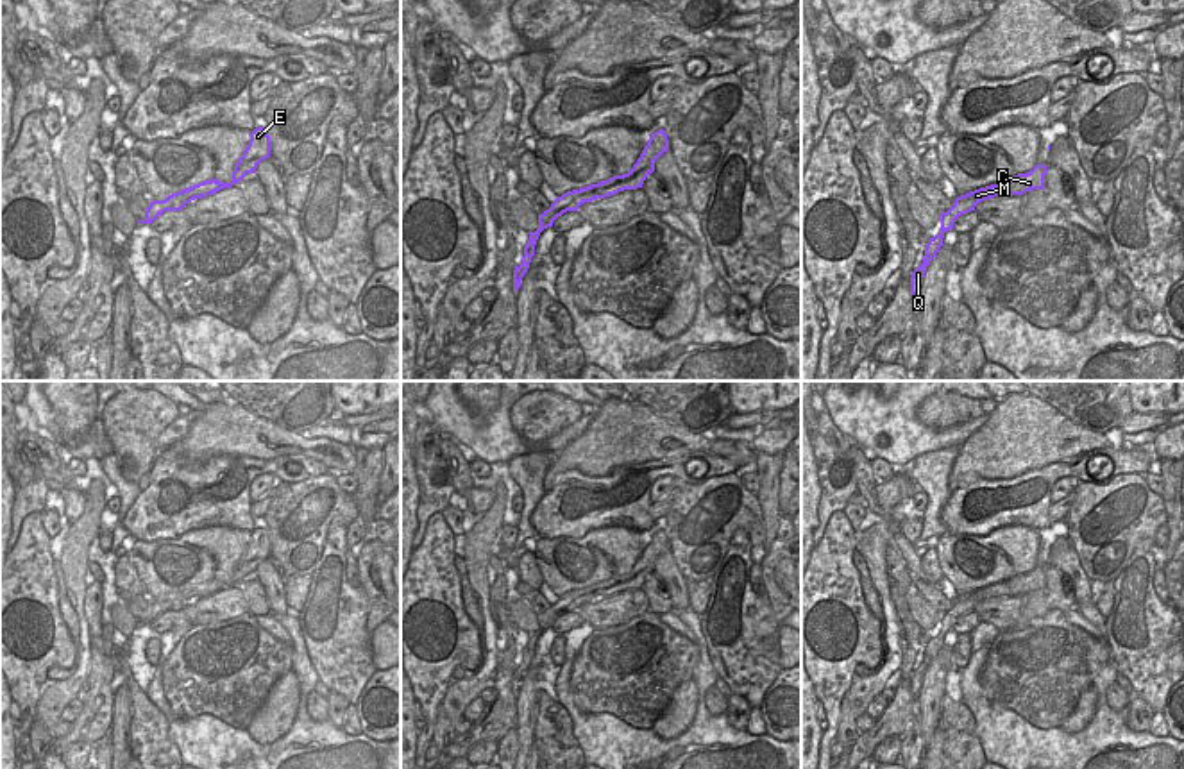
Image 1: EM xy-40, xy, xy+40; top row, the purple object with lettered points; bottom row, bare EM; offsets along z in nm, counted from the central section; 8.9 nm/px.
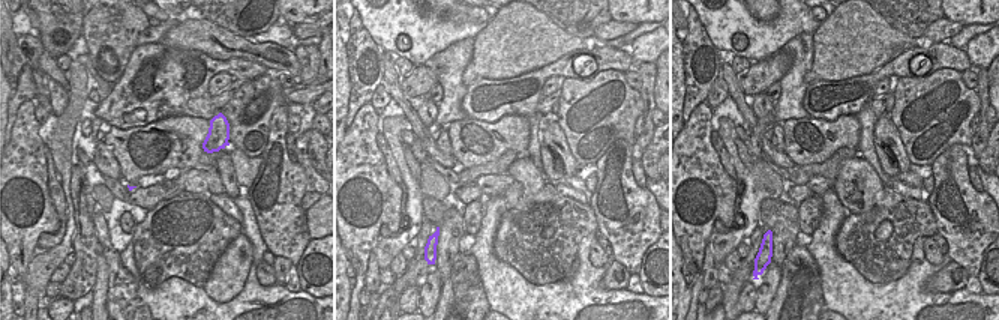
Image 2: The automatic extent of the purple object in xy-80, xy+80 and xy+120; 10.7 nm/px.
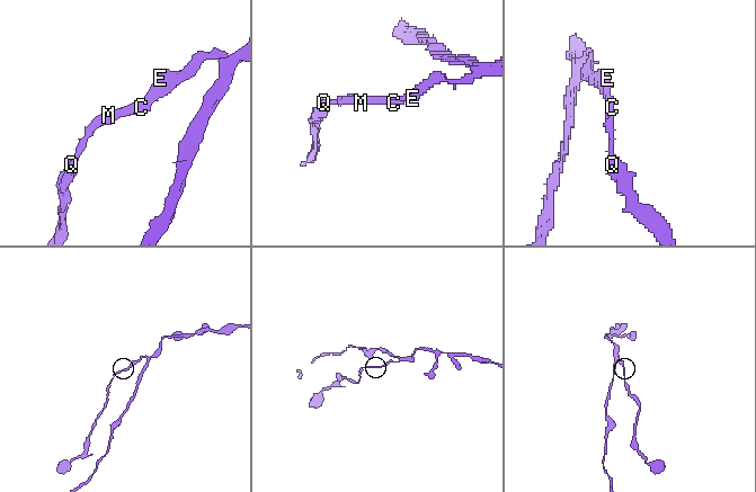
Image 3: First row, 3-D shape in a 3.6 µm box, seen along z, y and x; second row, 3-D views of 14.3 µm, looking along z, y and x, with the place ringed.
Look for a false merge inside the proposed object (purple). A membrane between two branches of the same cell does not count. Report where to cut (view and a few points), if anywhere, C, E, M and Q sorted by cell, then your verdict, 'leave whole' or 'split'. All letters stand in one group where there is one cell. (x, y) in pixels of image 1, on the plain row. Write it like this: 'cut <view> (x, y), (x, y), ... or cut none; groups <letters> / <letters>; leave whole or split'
cut none; groups C E M Q; leave whole

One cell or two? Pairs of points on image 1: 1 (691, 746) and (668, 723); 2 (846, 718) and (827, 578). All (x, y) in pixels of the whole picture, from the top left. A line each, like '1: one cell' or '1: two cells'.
1: two cells
2: two cells

